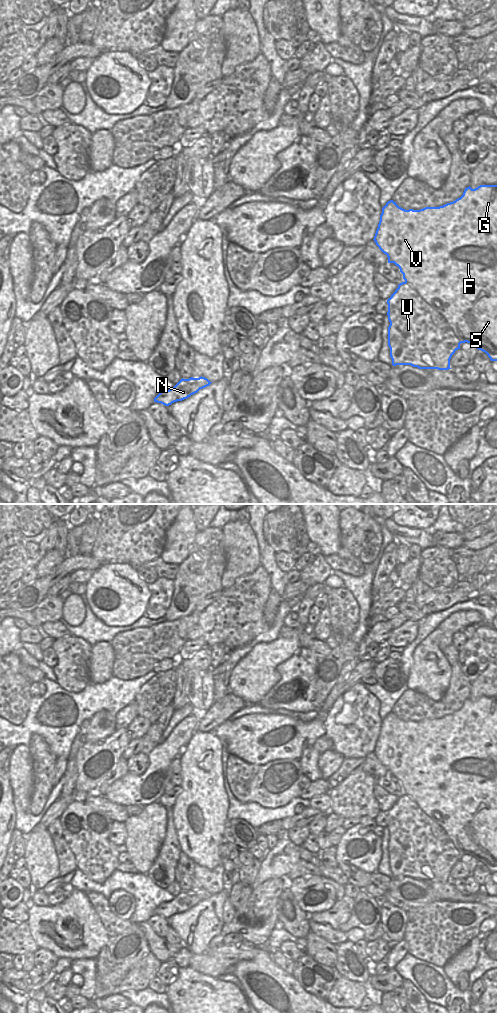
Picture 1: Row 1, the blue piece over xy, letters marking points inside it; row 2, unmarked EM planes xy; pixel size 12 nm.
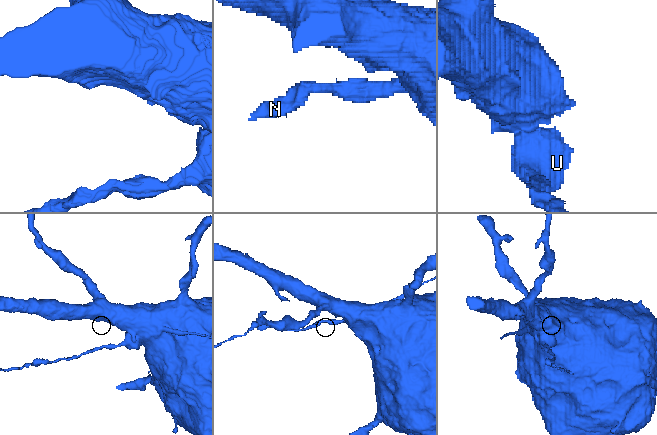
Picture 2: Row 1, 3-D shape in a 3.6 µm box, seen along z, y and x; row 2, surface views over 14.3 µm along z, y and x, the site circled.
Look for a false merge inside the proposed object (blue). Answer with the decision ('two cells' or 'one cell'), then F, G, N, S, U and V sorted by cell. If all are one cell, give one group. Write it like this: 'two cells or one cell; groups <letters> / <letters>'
two cells; groups F G S V / N U

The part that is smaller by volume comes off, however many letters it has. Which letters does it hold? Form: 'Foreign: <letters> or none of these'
Foreign: N, U

